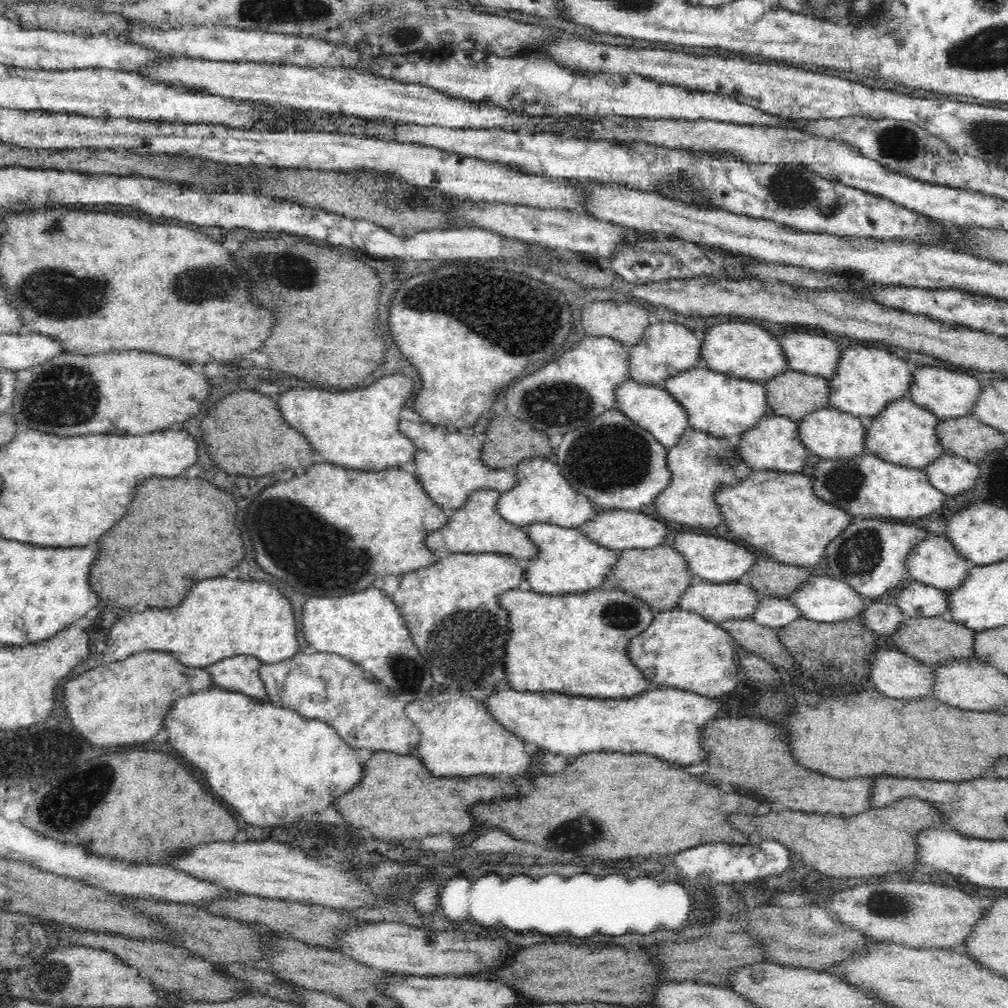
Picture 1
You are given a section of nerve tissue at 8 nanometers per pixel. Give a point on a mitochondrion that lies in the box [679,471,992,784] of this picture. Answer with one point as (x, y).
(861, 552)

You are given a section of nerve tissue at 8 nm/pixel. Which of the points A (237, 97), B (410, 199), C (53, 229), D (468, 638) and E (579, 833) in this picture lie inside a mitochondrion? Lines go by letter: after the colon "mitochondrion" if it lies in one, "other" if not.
A: other
B: mitochondrion
C: mitochondrion
D: mitochondrion
E: mitochondrion

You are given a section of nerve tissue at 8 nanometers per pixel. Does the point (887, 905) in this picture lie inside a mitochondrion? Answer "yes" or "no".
yes

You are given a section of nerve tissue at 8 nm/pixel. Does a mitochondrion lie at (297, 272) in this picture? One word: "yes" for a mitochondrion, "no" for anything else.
yes

